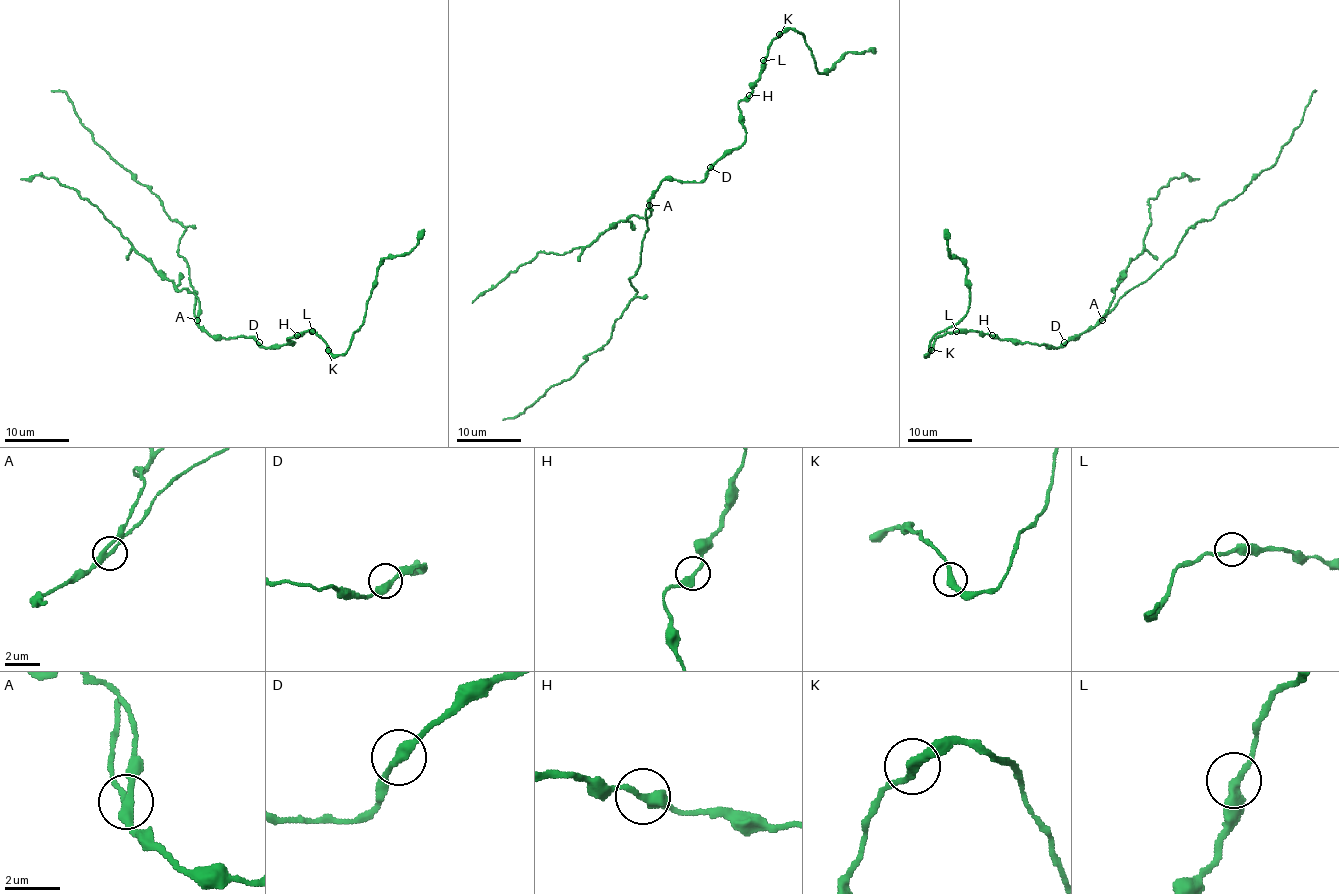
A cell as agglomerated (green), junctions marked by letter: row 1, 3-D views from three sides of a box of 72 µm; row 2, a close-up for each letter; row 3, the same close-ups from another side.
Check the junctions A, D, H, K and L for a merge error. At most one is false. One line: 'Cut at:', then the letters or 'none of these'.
Cut at: A

